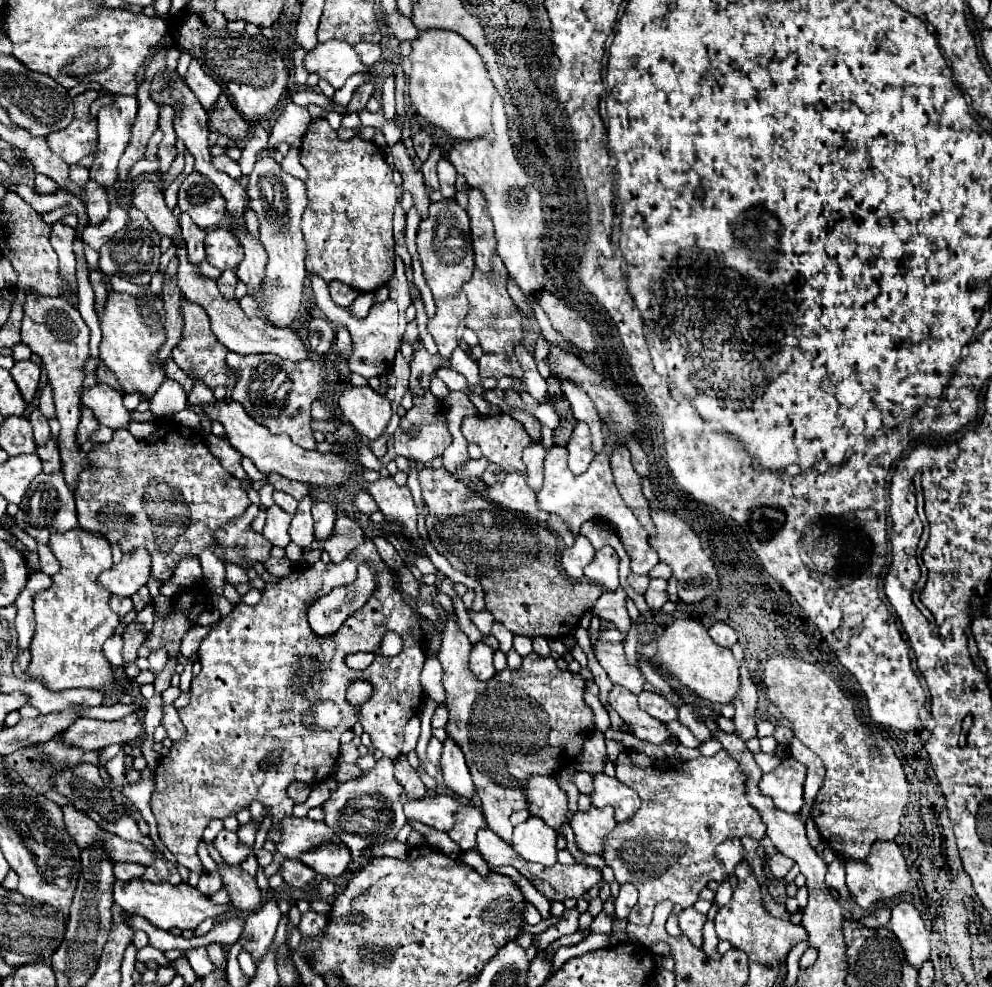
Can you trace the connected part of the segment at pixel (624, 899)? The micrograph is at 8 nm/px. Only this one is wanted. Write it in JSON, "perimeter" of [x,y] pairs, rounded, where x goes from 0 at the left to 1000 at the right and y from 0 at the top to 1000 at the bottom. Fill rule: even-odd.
{"perimeter":[[[628,896],[624,902],[624,908],[620,912],[620,926],[624,932],[630,932],[636,924],[636,920],[642,916],[642,902],[636,896]]]}

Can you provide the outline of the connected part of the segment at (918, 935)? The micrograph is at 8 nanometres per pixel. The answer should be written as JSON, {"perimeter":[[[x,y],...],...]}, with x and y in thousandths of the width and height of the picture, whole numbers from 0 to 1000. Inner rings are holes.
{"perimeter":[[[906,914],[900,918],[898,942],[908,954],[914,977],[926,983],[930,975],[936,973],[939,963],[936,963],[936,944],[920,916]]]}

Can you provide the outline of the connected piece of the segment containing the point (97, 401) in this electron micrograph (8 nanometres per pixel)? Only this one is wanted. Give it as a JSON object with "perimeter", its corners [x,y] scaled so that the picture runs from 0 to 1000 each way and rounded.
{"perimeter":[[[96,389],[92,395],[86,395],[82,401],[82,409],[94,415],[100,430],[114,436],[128,434],[134,426],[132,417],[124,411],[124,399],[110,393],[108,389]]]}

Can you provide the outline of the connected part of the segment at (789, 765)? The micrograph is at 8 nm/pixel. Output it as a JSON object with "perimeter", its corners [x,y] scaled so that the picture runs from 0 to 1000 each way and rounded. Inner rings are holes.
{"perimeter":[[[793,768],[781,780],[767,786],[765,800],[773,804],[785,821],[803,825],[809,817],[811,786],[814,786],[814,778],[807,772]]]}

